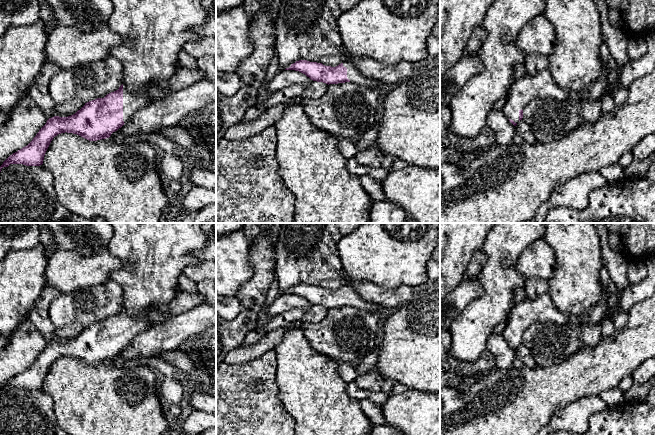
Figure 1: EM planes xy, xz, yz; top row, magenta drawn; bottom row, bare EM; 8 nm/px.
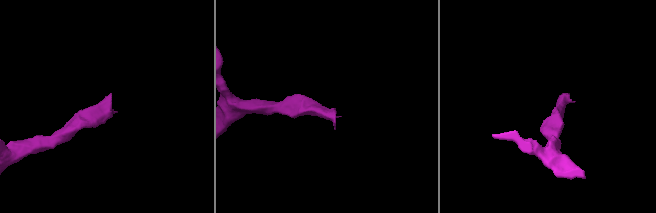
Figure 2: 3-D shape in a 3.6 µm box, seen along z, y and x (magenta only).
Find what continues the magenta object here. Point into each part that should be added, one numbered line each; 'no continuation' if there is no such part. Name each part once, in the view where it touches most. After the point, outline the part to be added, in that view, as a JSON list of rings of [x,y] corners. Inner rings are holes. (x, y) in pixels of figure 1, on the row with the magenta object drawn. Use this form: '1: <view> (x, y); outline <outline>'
1: xy (132, 101); outline [[[123,85],[123,121],[127,123],[133,114],[139,109],[148,106],[152,100],[148,98],[144,91],[129,91]]]

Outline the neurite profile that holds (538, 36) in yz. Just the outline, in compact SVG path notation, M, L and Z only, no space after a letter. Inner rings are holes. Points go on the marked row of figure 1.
M543 13L529 21L516 37L517 47L526 55L539 53L548 57L555 42L554 27Z

